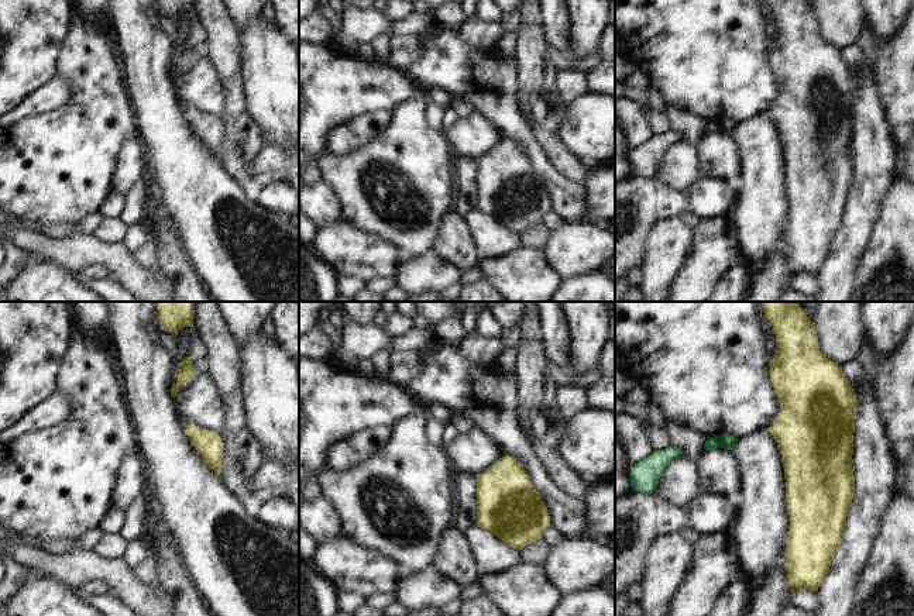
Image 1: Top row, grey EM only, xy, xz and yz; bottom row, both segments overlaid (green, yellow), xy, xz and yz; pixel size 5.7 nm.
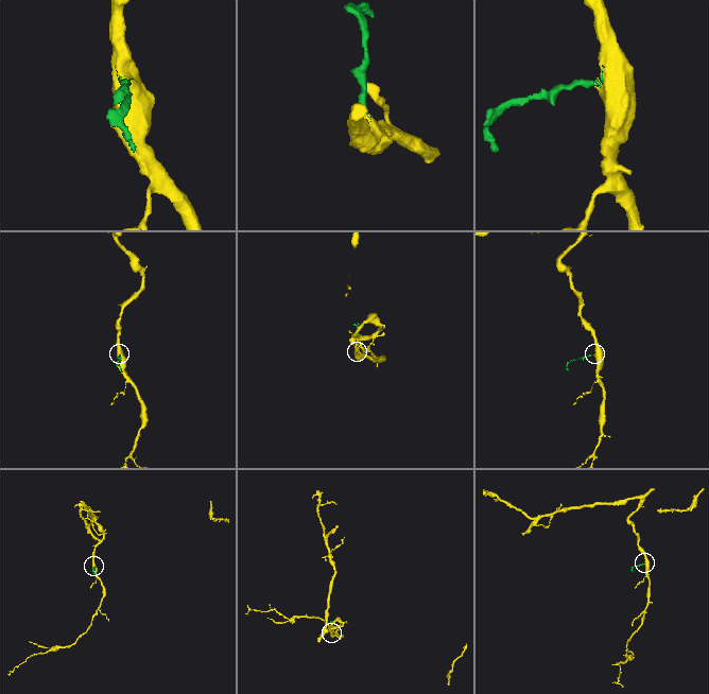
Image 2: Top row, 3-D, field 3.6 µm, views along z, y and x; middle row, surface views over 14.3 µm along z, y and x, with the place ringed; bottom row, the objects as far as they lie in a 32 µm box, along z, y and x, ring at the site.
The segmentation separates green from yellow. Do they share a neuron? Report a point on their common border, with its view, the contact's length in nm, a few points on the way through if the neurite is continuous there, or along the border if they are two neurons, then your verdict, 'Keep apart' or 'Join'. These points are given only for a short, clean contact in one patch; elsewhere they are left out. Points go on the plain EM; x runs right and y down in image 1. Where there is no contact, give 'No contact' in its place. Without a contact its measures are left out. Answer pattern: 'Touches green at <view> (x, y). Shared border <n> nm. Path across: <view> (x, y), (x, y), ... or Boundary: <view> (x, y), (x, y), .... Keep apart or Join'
Touches green at xz (497, 145). Shared border 80 nm. Path across: xz (500, 143), (497, 145), (505, 154), (507, 188). Join

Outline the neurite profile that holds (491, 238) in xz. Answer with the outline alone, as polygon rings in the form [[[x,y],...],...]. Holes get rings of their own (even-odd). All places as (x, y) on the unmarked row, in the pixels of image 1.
[[[473,210],[467,211],[463,220],[468,224],[480,258],[502,257],[520,247],[519,234],[509,231],[488,214]]]

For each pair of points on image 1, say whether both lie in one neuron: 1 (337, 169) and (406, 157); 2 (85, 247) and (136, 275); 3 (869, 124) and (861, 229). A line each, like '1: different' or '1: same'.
1: same
2: same
3: same

